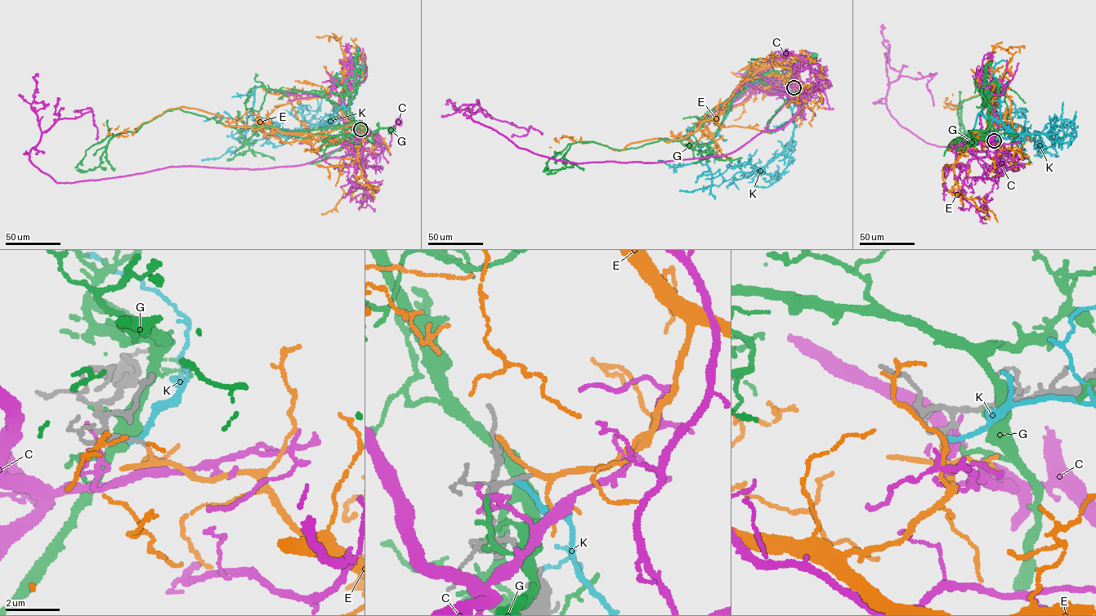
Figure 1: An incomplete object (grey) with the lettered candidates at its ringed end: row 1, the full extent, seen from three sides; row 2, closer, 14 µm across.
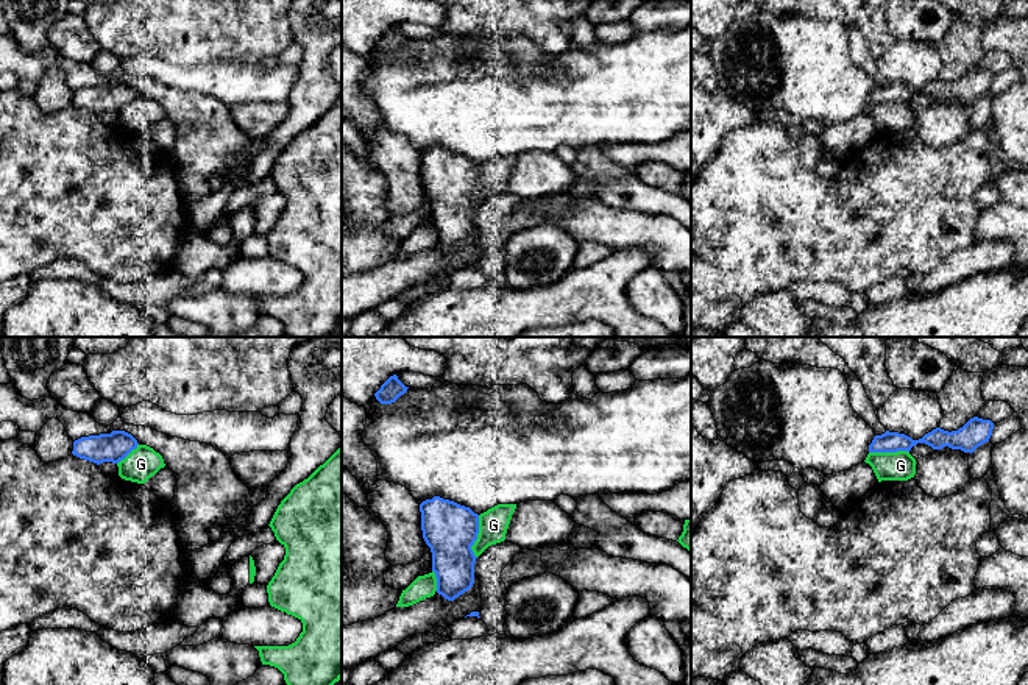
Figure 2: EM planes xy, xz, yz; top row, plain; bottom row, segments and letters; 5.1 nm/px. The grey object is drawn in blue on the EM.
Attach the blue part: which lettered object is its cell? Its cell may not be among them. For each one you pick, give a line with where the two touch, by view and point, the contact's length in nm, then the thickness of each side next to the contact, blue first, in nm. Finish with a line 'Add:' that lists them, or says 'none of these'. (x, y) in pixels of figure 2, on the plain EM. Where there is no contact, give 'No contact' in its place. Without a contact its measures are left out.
E: No contact
Add: E

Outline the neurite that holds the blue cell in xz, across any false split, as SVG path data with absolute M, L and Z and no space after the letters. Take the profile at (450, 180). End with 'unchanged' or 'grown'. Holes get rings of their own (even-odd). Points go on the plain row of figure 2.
M434 147L420 154L421 181L432 203L437 243L454 251L474 234L476 206L471 200L479 184L479 165L470 158Z | unchanged

